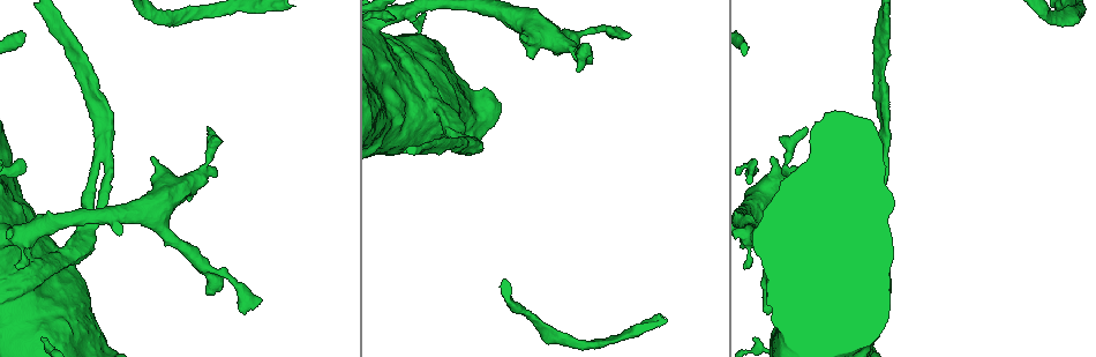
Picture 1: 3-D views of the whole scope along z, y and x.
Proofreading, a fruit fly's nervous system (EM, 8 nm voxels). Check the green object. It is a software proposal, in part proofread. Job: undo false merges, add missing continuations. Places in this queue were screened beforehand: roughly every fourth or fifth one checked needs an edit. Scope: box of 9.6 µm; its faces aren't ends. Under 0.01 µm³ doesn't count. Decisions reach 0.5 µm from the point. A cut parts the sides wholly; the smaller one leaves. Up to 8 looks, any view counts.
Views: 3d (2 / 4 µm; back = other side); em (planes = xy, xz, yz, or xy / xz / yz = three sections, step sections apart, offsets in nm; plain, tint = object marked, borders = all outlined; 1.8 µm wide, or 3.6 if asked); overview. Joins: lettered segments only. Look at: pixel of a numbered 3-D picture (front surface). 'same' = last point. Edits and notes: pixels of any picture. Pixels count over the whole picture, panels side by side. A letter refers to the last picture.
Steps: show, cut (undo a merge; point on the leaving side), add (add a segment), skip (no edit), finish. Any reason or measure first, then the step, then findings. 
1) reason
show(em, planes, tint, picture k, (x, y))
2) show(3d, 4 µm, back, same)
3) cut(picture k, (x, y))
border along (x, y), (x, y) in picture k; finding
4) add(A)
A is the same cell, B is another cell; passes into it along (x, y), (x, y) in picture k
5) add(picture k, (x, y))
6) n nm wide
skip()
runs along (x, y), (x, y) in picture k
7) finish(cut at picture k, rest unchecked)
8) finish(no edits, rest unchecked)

free end
show(em, xz, step 16, borders, picture 1, (207, 130))

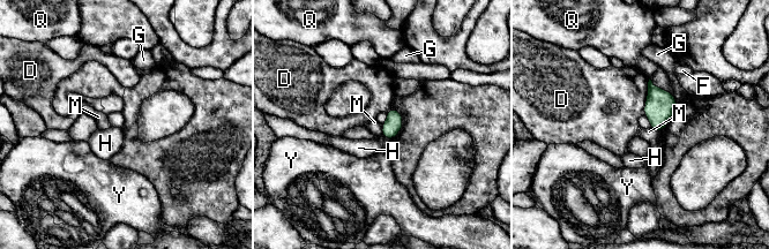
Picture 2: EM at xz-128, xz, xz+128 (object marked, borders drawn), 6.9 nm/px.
show(em, planes, borders, same)

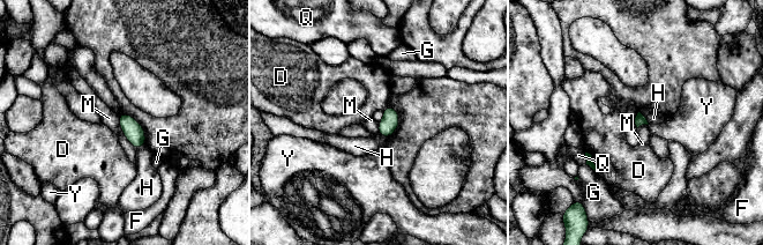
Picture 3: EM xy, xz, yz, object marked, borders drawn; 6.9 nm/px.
skip()
D, F, G, H, M, Q and Y are other cells; border along (118, 116), (121, 130) in picture 3; no lettered segment goes on from it

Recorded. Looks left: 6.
arms part here
show(em, 3.6 µm, planes, plain, picture 1, (886, 136))

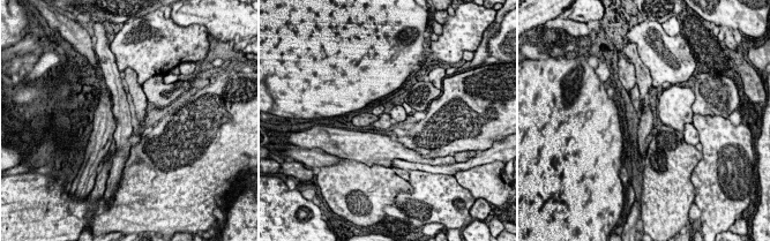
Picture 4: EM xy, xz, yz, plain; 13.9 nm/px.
what lies round it
show(em, 3.6 µm, planes, borders, same)

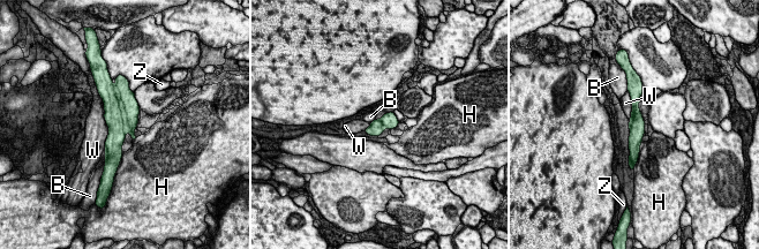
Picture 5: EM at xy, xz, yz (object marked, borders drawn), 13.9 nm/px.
skip()
B, H, W and Z are other cells; one cell here

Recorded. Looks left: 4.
closes a loop
show(3d, 4 µm, picture 1, (421, 111))

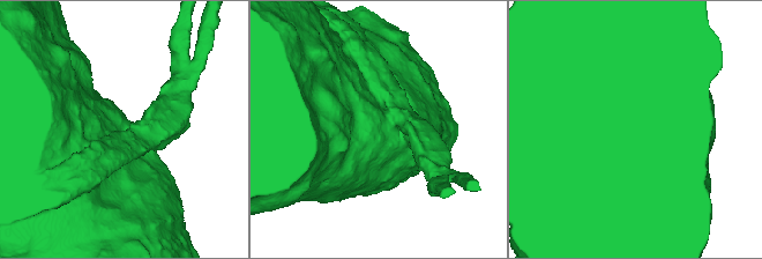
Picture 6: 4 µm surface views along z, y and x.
show(em, planes, tint, same)

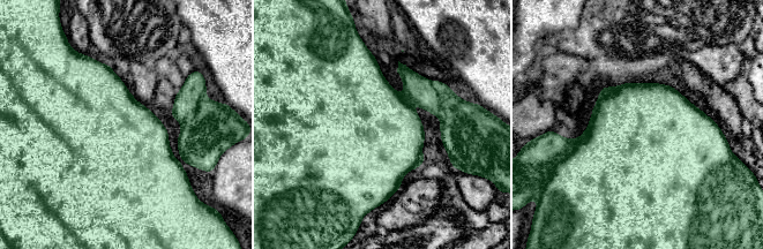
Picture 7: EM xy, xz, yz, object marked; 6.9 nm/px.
show(em, planes, borders, same)

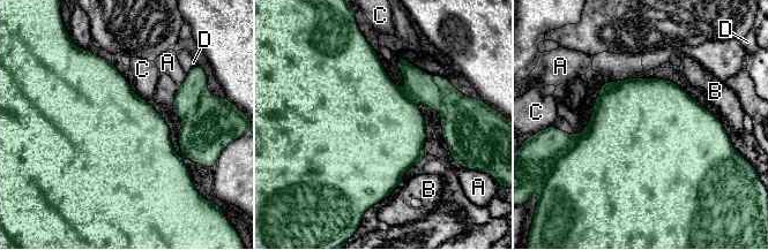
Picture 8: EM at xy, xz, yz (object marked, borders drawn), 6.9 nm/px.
C touches over 130 nm
cut(picture 8, (538, 152))
A, B, C and D are other cells; border along (575, 135), (572, 145), (567, 150) in picture 8; a second cell is stuck on

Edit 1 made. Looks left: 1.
finish(cut at picture 8, rest unchecked)

